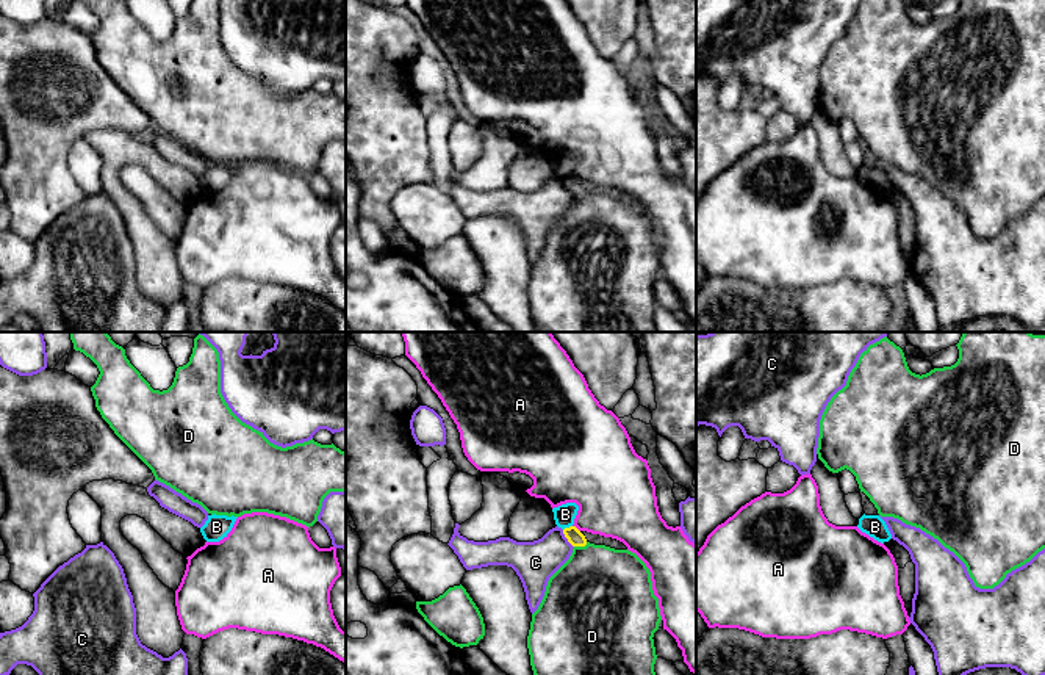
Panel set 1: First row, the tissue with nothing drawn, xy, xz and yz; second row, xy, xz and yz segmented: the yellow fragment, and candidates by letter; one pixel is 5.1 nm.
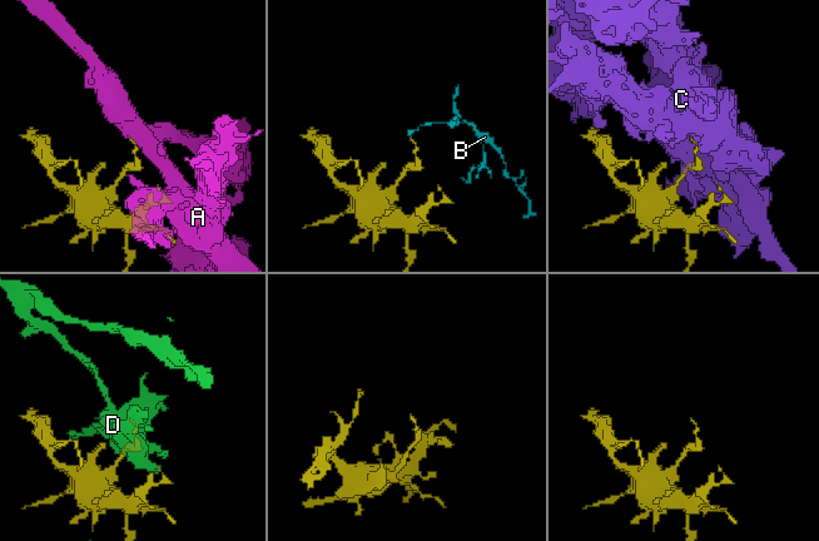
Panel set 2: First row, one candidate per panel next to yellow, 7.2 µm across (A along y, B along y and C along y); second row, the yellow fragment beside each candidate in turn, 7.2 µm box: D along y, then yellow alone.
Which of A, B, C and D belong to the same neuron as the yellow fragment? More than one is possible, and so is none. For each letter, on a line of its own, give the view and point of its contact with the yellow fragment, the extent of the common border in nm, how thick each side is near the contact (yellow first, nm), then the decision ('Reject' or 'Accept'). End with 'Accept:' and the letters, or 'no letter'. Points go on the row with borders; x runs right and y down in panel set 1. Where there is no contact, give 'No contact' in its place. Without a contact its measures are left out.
A: Touches yellow at xz (576, 528). Shared border 50 nm. Thickness 80 nm (yellow) against 380 nm. Reject
B: Touches yellow at xz (567, 528). Shared border 50 nm. Thickness 80 nm (yellow) against 110 nm. Reject
C: Touches yellow at xz (567, 537). Shared border 110 nm. Thickness 80 nm (yellow) against 220 nm. Reject
D: Touches yellow at xz (581, 545). Shared border 80 nm. Thickness 80 nm (yellow) against 460 nm. Reject
Accept: no letter

